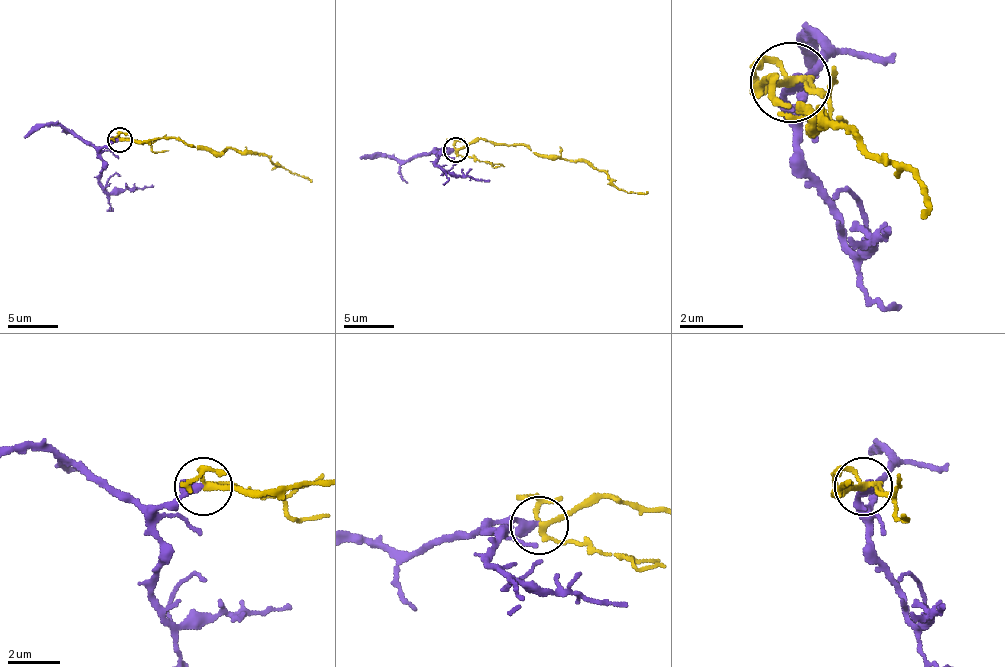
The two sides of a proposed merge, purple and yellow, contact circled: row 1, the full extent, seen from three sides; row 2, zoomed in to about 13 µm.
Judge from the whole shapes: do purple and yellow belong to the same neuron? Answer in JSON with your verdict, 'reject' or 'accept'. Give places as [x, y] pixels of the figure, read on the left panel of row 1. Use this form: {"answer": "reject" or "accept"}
{"answer": "accept"}

